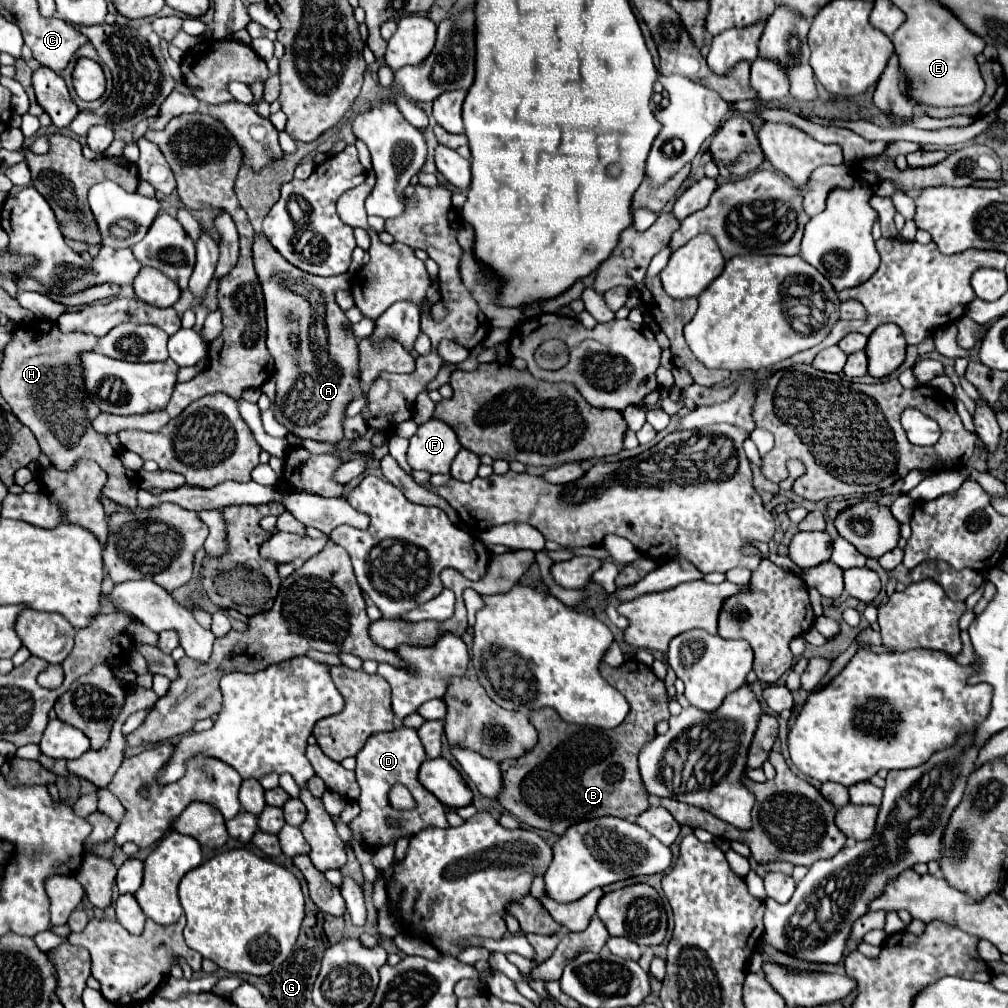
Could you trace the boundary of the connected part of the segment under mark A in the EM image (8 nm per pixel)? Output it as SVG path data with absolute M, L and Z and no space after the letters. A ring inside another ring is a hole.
M264 234L256 236L252 252L256 274L260 278L266 300L266 344L276 360L276 404L272 408L274 416L300 438L338 444L344 438L344 408L362 392L356 378L356 338L352 336L348 318L334 300L334 292L338 288L350 288L350 276L340 274L332 278L322 278L302 272L278 254L264 238ZM290 332L298 332L300 336L298 350L288 344Z

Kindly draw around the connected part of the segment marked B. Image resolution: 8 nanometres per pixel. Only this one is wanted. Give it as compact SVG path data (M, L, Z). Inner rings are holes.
M632 658L616 668L602 662L600 674L630 704L630 712L618 728L600 730L572 726L564 724L552 708L538 708L536 712L530 712L532 726L538 730L538 744L520 760L506 760L500 764L504 790L500 792L498 802L508 814L530 828L548 830L560 836L568 826L582 820L598 816L632 820L650 806L638 772L638 752L656 736L656 722L670 718L666 686L646 664Z

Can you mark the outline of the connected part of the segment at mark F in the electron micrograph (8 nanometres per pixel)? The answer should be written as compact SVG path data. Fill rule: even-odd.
M432 418L418 426L410 438L408 464L412 470L426 470L430 474L448 474L454 456L460 452L456 432L442 420Z

